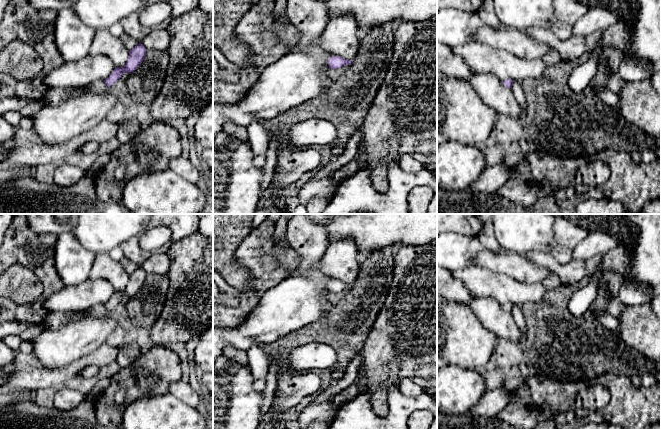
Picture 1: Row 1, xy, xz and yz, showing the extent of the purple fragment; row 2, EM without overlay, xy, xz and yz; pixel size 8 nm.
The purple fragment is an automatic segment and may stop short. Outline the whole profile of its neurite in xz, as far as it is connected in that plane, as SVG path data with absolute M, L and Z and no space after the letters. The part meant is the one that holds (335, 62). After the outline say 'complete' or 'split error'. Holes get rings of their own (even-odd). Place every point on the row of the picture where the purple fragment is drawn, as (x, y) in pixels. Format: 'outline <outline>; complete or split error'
outline M332 56L329 60L328 60L328 66L331 69L338 69L341 68L345 65L351 65L353 61L348 60L348 59L344 59L340 56Z; complete

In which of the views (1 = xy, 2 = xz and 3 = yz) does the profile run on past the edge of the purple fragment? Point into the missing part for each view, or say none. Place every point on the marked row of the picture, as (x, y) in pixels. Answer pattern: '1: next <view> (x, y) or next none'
1: next none
2: next none
3: next none

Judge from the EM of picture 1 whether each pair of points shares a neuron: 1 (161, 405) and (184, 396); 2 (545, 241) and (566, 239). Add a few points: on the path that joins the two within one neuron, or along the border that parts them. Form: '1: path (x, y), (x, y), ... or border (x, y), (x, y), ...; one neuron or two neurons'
1: border (168, 392), (194, 407); two neurons
2: border (553, 224), (554, 239), (557, 243); two neurons

